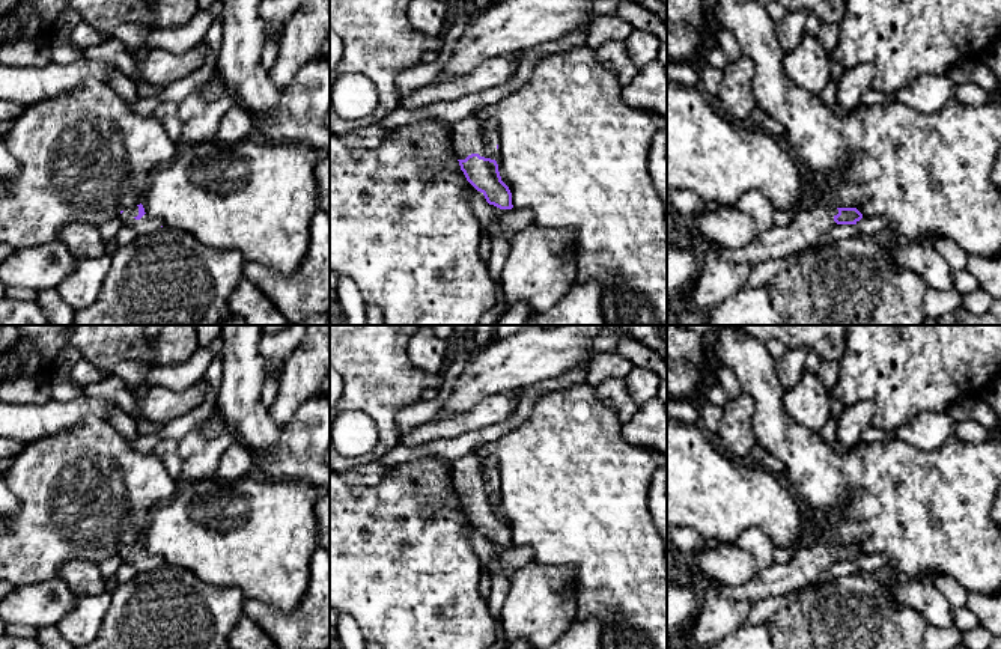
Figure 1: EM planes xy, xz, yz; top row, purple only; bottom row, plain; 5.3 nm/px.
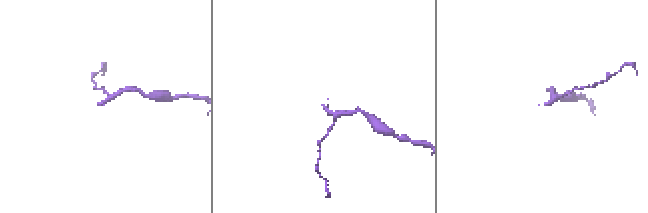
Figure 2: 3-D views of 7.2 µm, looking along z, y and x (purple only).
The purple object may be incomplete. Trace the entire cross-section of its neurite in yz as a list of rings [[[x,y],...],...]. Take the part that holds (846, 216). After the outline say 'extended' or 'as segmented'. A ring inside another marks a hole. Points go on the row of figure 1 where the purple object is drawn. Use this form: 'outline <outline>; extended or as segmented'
outline [[[808,203],[795,212],[789,226],[774,224],[741,248],[724,248],[698,238],[670,242],[667,245],[667,303],[677,300],[680,292],[697,279],[707,250],[715,250],[720,257],[733,264],[747,262],[753,267],[795,254],[813,245],[837,224],[856,224],[861,218],[863,214],[856,208]]]; extended

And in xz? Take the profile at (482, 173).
outline [[[476,113],[452,125],[452,145],[467,181],[480,191],[489,205],[512,209],[512,193],[501,181],[494,155],[498,134],[492,120],[482,120]]]; extended

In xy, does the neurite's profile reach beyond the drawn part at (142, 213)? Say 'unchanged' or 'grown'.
grown

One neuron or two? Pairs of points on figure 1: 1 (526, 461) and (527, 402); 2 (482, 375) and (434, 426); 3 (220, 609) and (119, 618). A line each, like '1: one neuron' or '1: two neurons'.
1: two neurons
2: two neurons
3: one neuron

